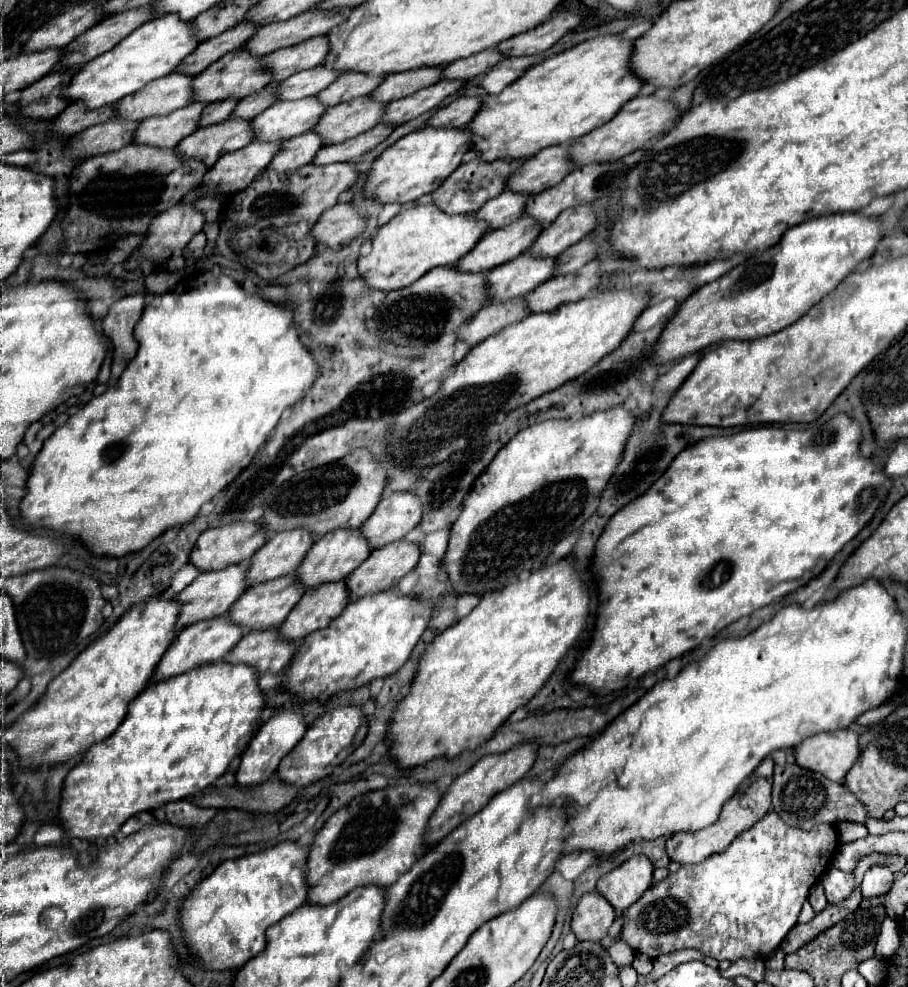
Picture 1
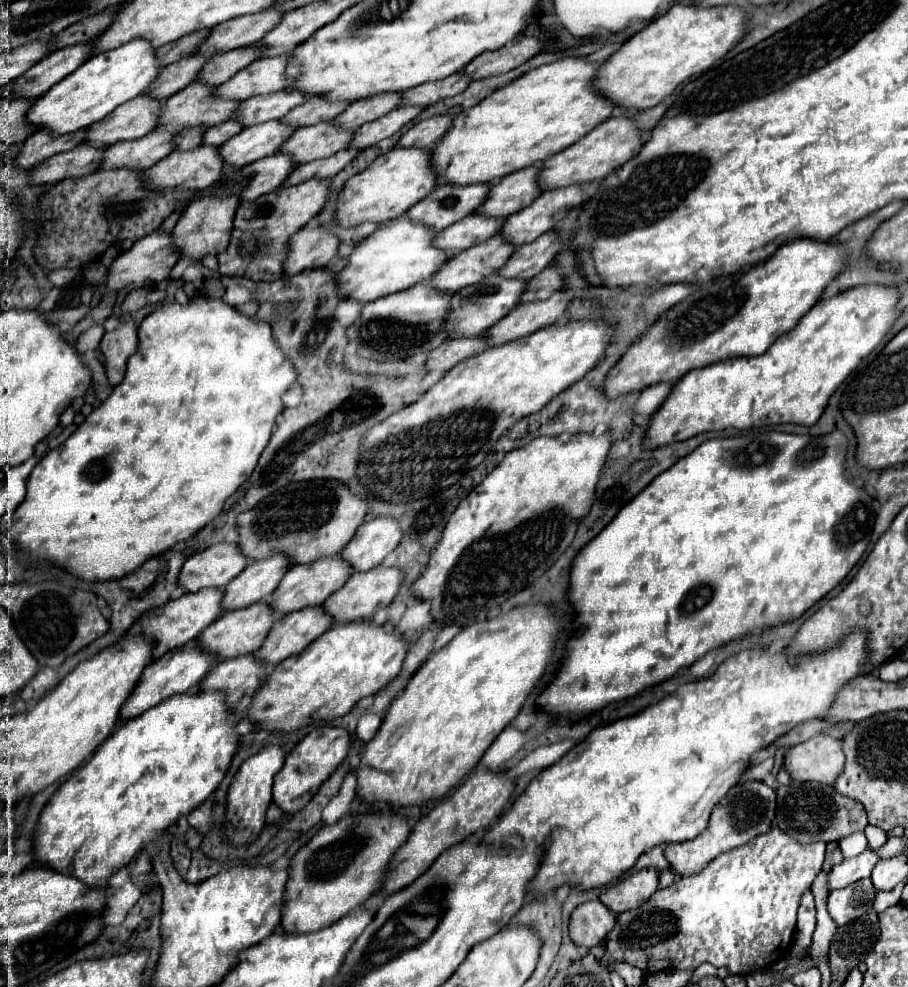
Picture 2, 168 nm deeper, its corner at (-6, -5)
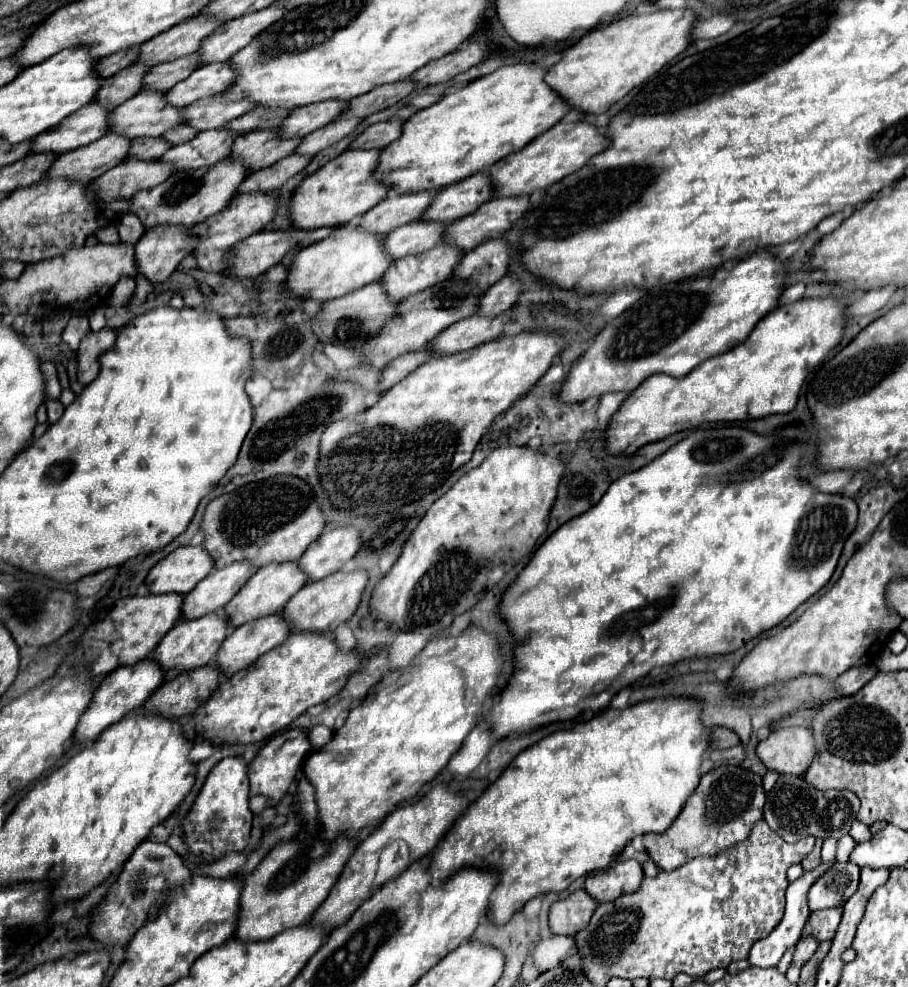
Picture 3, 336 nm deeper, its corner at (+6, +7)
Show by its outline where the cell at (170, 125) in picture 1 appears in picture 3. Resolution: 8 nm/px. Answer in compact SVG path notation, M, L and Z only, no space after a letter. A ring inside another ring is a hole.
M113 133L97 139L85 147L79 147L71 153L59 155L59 161L51 165L51 173L43 177L43 181L51 177L71 177L75 181L93 181L101 177L105 171L119 165L129 151L131 141Z

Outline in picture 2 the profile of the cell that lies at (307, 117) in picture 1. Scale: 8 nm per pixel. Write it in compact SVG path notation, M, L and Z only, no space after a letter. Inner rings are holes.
M279 119L245 127L239 135L231 137L219 147L221 157L227 167L245 167L253 161L259 161L271 153L277 153L283 143L295 133L297 127L283 123Z

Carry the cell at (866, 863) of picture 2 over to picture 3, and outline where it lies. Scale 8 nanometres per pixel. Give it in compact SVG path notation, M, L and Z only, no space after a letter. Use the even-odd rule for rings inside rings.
M821 863L817 869L805 873L801 879L797 879L797 881L793 881L793 883L789 885L789 889L787 889L787 909L785 909L783 919L781 919L781 923L773 929L773 933L771 933L769 937L765 937L765 939L761 939L761 941L757 941L757 943L753 945L753 949L751 949L749 957L747 957L749 965L755 965L755 967L775 967L777 961L783 957L783 953L785 953L789 947L797 945L797 941L799 941L799 937L801 937L801 931L803 931L803 925L807 923L807 919L809 919L809 915L811 915L811 911L809 911L809 907L807 907L807 889L809 889L809 887L815 883L815 879L817 879L819 875L823 875L829 867L831 867L831 863Z

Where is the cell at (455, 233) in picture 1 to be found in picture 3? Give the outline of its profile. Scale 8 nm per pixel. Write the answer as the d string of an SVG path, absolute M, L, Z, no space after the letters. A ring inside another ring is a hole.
M357 227L335 229L323 241L303 247L295 255L293 263L289 265L285 285L287 285L287 293L299 299L329 301L329 299L341 297L343 293L361 289L367 283L379 281L391 263L393 259L383 251L383 241L379 235L371 235Z

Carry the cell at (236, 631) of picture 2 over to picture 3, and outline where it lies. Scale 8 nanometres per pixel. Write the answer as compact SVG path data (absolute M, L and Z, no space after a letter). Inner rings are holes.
M211 613L193 621L181 619L163 637L163 641L151 653L151 657L155 657L155 661L159 661L167 669L167 673L183 673L183 669L199 669L199 665L207 665L215 657L223 639L231 633L233 633L233 627L227 623L223 613Z

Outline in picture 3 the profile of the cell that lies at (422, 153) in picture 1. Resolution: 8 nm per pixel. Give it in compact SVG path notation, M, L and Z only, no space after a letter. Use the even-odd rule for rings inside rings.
M347 149L339 157L327 161L321 169L317 169L313 175L305 177L289 205L289 219L295 229L321 229L321 227L337 227L341 223L347 223L355 219L357 215L367 213L371 207L375 207L389 189L373 179L373 171L379 163L381 149Z

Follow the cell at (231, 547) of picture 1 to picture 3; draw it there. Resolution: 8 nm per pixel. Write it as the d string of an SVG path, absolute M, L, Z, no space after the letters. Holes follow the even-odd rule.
M179 547L161 559L147 575L149 593L189 593L213 569L211 555L199 547Z

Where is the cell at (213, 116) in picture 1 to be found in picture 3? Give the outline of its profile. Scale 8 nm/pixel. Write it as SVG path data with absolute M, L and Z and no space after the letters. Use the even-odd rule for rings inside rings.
M161 137L153 139L133 139L131 141L131 153L127 157L143 157L143 159L157 159L161 157L171 145L163 141Z

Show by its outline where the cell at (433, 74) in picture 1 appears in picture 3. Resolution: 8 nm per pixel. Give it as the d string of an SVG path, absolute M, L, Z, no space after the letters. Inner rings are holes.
M331 99L293 109L291 117L287 117L287 121L283 121L283 125L279 125L277 129L283 129L283 137L305 137L337 119L345 105L345 101Z

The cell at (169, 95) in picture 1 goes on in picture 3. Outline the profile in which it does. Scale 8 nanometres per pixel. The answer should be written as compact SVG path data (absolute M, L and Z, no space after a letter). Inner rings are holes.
M85 105L83 109L75 111L73 115L65 117L59 125L47 129L45 133L31 139L33 153L69 153L83 145L89 145L109 133L107 117L111 109L97 105Z

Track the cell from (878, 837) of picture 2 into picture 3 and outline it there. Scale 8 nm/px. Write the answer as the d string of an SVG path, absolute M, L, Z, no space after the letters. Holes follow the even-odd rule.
M855 821L855 823L853 823L849 835L851 835L857 843L861 843L861 841L869 841L869 839L871 839L871 831L869 831L869 827L863 825L861 821Z

